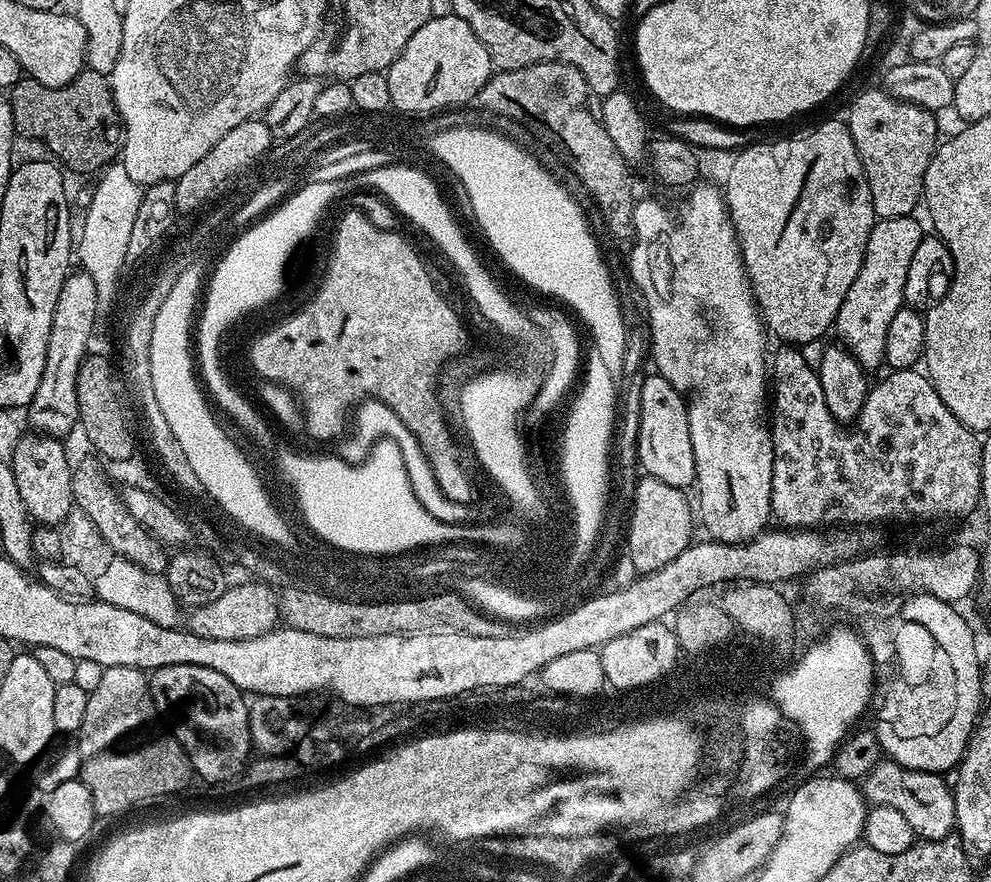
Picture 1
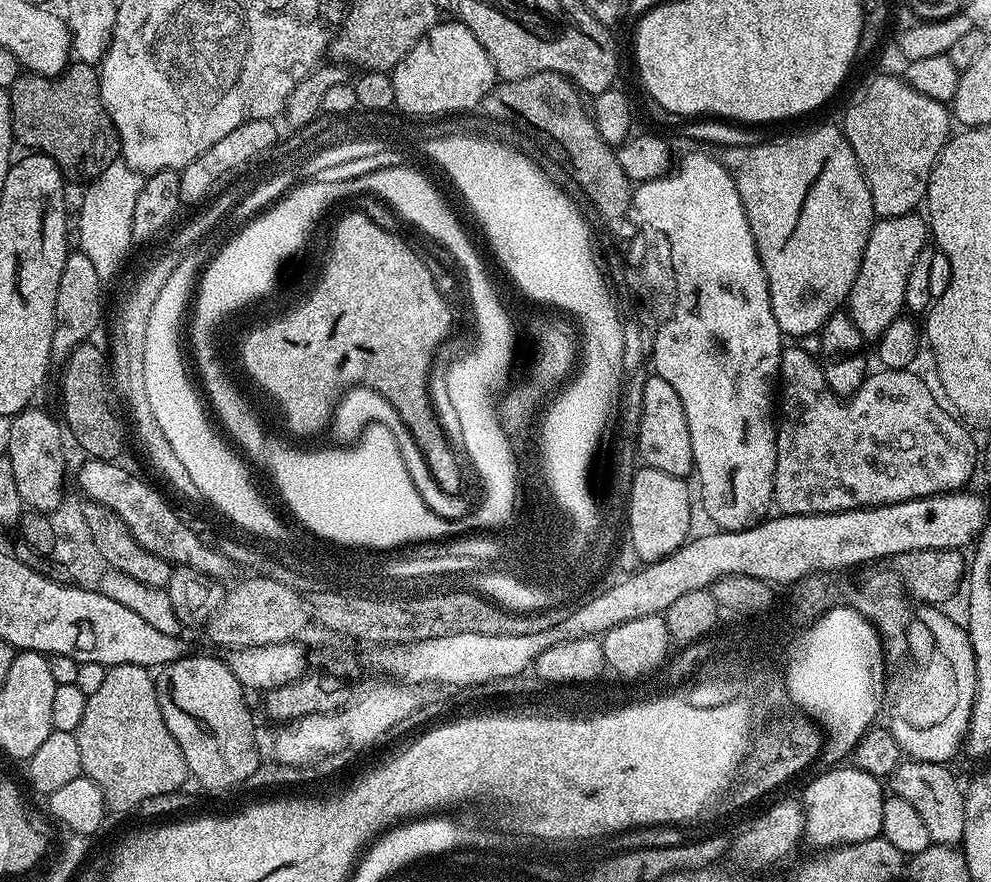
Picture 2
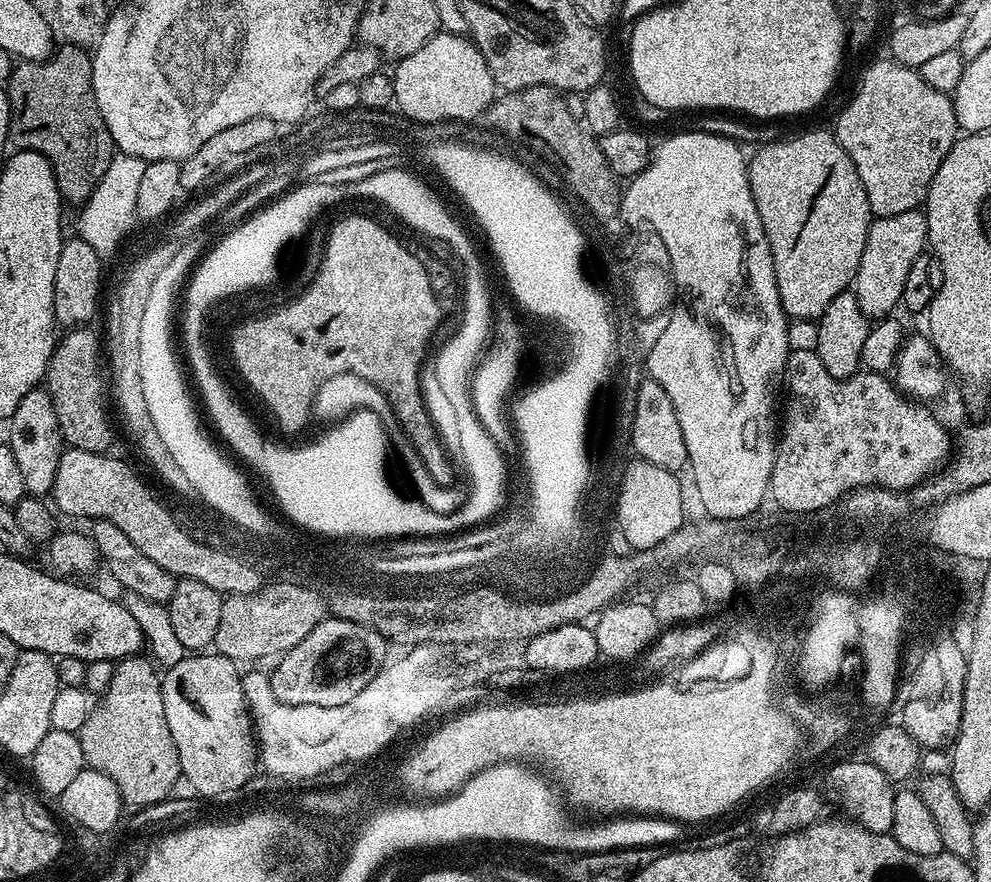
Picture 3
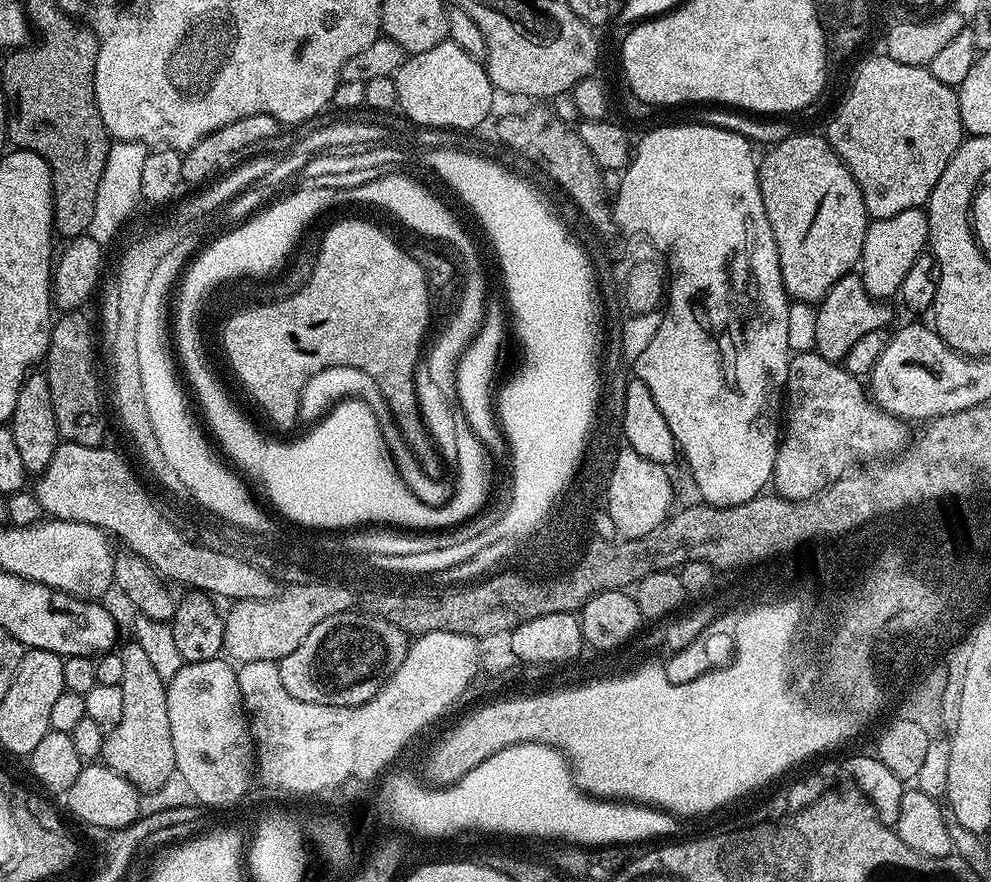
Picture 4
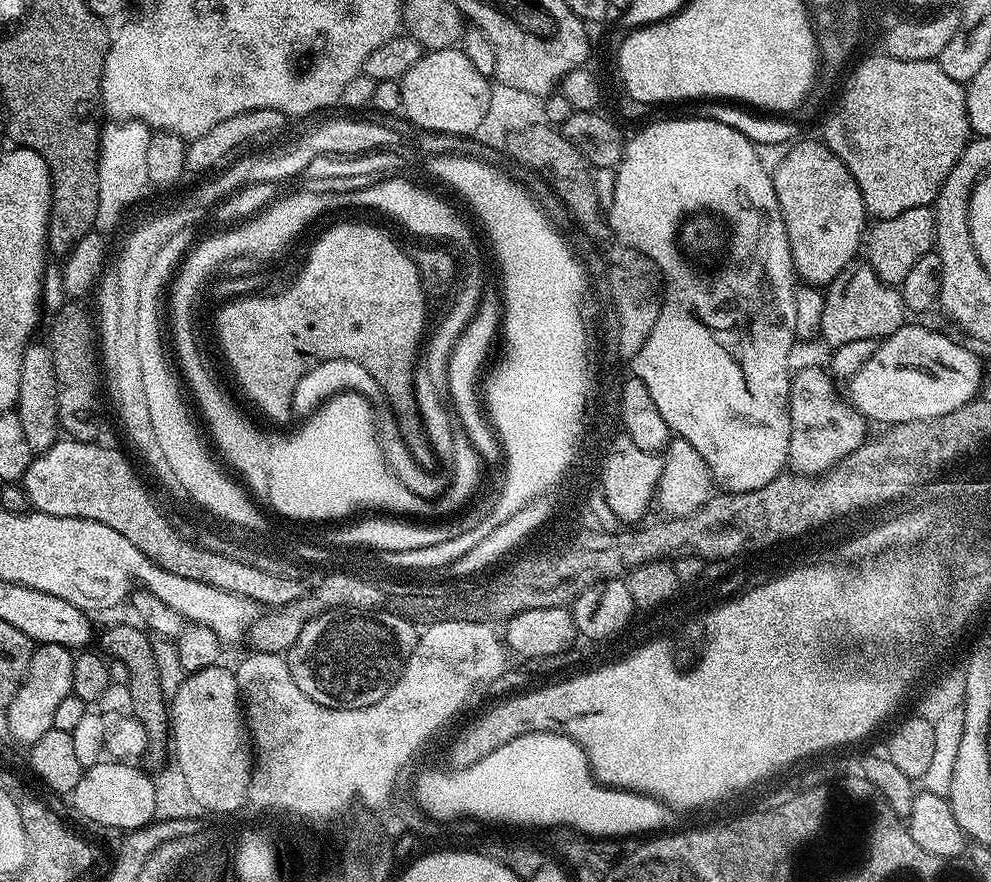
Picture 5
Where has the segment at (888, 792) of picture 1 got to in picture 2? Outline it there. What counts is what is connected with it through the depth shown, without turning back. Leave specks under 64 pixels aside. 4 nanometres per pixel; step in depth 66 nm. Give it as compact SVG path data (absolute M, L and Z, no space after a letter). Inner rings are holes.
M905 759L890 777L891 795L906 798L914 810L922 816L922 823L926 826L926 834L930 834L932 844L956 846L963 841L966 830L964 793L962 784L956 781L956 776L947 763L935 764L913 759Z

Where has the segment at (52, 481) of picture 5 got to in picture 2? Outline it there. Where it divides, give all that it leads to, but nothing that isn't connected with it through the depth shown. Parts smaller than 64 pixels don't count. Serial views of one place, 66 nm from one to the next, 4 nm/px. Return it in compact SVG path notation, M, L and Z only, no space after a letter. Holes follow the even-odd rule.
M95 458L85 461L76 476L77 486L88 495L89 501L114 510L114 514L118 514L118 518L126 522L130 534L134 534L134 538L138 538L138 542L146 546L150 554L167 560L173 566L187 566L219 581L223 581L224 576L233 574L232 564L225 564L224 559L215 557L215 553L209 552L208 546L201 547L197 543L196 534L188 531L188 528L181 526L175 519L172 520L172 512L160 505L159 500L148 491L148 488L132 481L131 476L126 476L118 466L109 467L106 461Z

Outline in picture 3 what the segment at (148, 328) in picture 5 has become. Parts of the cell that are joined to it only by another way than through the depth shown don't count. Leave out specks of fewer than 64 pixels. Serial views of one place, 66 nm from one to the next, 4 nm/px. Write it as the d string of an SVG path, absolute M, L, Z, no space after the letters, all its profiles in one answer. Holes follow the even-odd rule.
M190 246L182 249L174 255L158 278L154 281L154 286L150 289L150 298L146 301L145 314L142 317L141 341L139 343L139 356L143 361L143 391L146 394L146 406L150 410L150 418L154 418L154 430L158 430L162 442L166 442L166 450L170 450L170 458L178 462L178 470L186 474L190 485L212 501L217 508L224 509L230 516L237 520L244 520L244 524L260 524L260 516L256 516L256 508L252 508L252 495L254 488L248 485L248 480L208 441L206 433L200 429L200 420L196 417L196 408L192 405L192 400L188 397L188 388L184 385L184 376L180 373L180 368L176 365L176 352L172 349L172 311L177 311L178 297L185 287L186 281L193 273L193 269L200 263L202 257L201 249Z

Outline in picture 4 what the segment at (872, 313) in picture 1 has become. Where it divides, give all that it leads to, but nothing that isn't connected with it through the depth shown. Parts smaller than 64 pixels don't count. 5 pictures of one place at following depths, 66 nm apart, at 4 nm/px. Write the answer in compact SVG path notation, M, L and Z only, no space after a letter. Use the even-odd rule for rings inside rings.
M924 208L902 210L902 214L894 214L894 218L872 220L866 230L866 238L862 242L862 254L858 265L858 275L866 290L876 300L891 301L899 293L910 266L925 255L928 248L929 219Z

